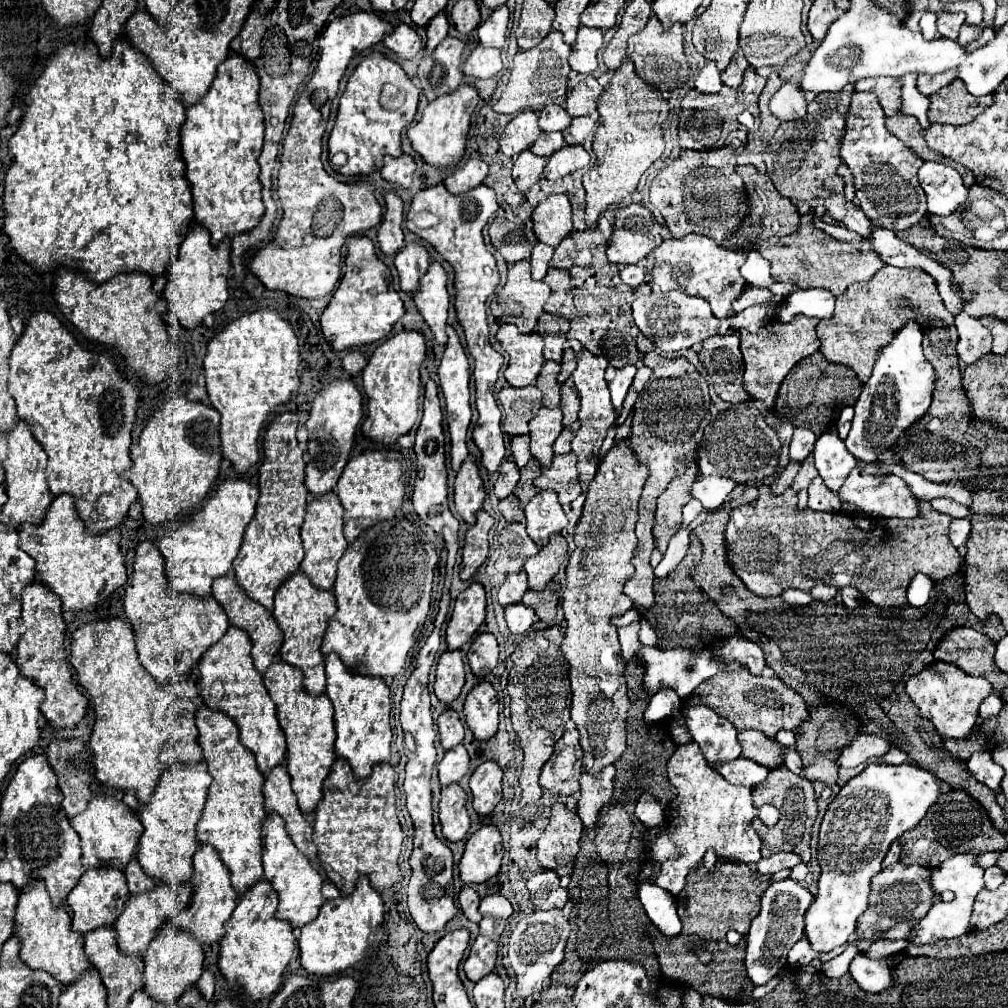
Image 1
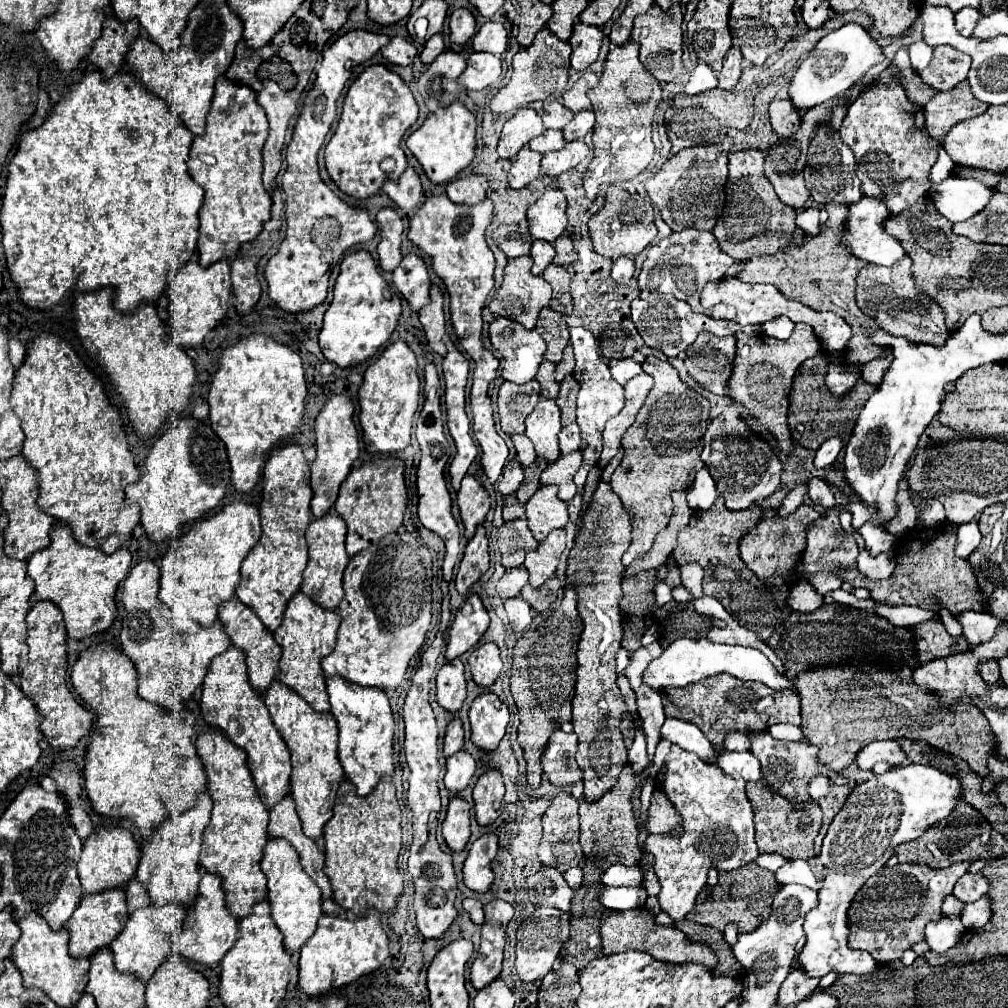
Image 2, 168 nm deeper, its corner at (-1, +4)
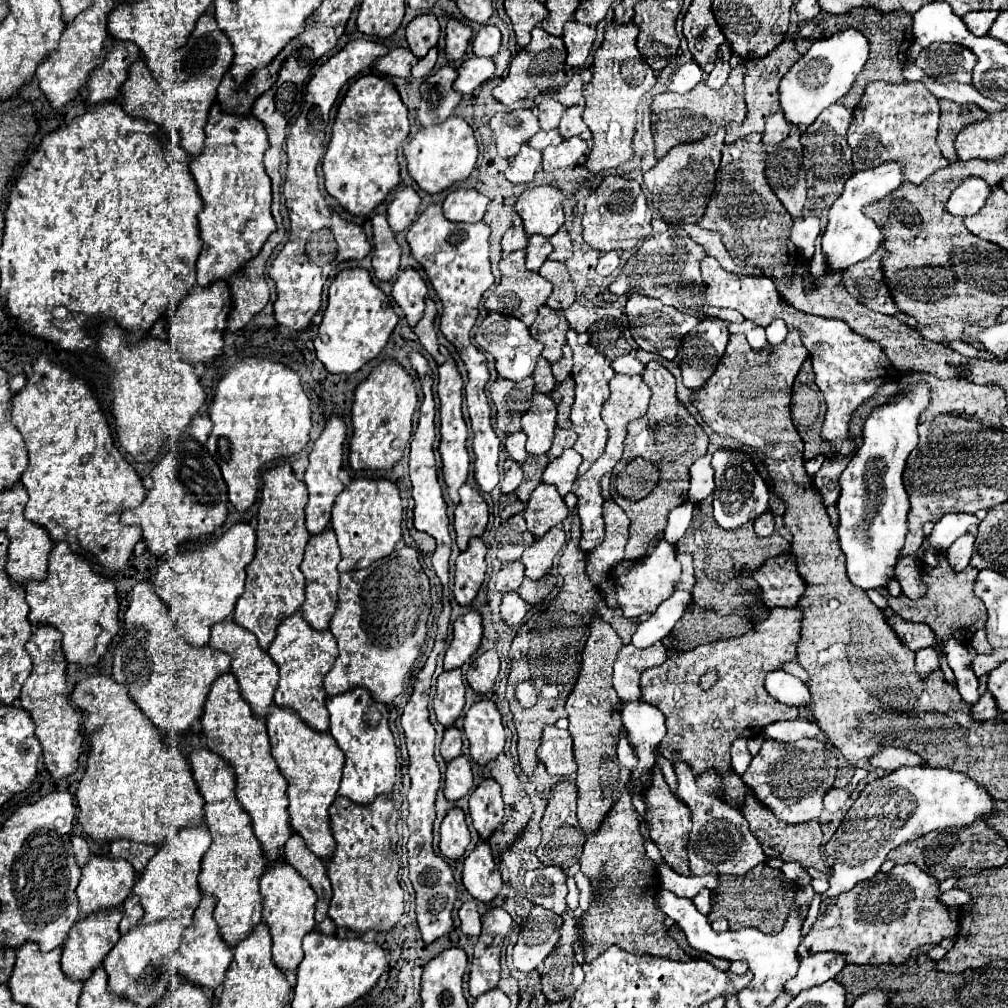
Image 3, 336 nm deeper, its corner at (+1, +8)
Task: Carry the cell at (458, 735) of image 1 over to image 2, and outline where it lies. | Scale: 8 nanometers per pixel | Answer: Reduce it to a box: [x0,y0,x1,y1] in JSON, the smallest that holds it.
[443,718,463,756]

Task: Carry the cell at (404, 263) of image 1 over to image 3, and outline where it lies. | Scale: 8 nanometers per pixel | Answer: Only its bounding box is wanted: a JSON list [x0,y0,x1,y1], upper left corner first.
[391,268,427,328]

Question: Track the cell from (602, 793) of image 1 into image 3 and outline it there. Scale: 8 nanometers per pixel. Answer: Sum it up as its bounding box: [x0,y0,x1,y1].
[581,788,689,962]

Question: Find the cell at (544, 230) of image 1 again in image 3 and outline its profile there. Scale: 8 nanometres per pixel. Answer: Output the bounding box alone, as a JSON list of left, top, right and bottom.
[513,186,563,236]

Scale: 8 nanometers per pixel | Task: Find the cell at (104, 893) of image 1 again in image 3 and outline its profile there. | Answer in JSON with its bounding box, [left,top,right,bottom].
[61,910,123,982]

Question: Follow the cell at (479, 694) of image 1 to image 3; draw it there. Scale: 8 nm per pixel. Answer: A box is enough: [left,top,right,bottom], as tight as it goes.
[463,700,505,766]

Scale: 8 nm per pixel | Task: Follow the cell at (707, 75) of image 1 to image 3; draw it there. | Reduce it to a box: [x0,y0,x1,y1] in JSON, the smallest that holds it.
[669,62,703,94]

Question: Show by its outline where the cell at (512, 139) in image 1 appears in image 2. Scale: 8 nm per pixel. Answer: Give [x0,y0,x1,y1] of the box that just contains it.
[497,108,543,158]

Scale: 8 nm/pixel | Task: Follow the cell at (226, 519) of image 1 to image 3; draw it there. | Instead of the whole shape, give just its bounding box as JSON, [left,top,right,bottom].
[153,524,255,648]

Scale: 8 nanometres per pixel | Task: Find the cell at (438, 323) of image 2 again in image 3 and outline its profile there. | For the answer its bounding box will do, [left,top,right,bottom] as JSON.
[415,298,445,366]

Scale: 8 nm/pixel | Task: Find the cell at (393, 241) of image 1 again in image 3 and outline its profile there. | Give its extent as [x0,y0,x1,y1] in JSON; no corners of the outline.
[373,216,401,282]

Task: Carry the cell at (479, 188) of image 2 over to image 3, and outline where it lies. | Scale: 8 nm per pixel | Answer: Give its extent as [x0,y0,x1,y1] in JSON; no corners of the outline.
[443,190,489,222]

